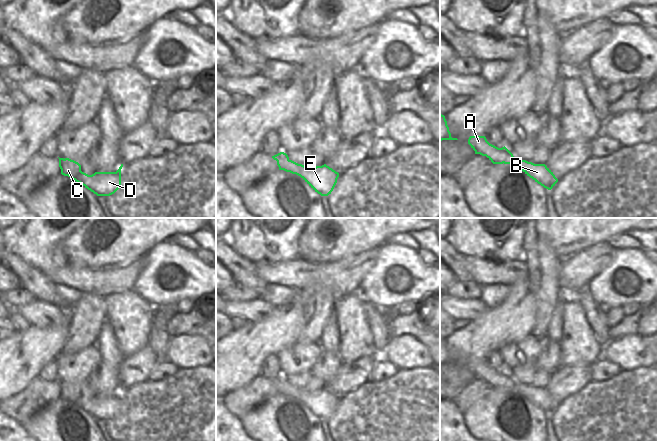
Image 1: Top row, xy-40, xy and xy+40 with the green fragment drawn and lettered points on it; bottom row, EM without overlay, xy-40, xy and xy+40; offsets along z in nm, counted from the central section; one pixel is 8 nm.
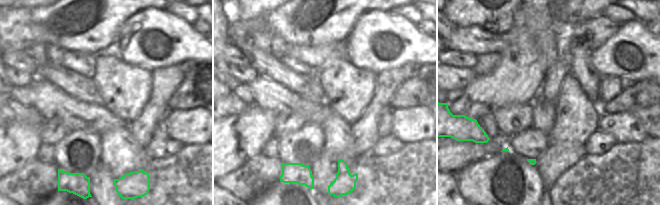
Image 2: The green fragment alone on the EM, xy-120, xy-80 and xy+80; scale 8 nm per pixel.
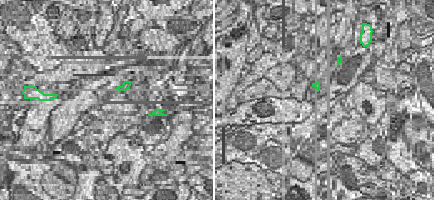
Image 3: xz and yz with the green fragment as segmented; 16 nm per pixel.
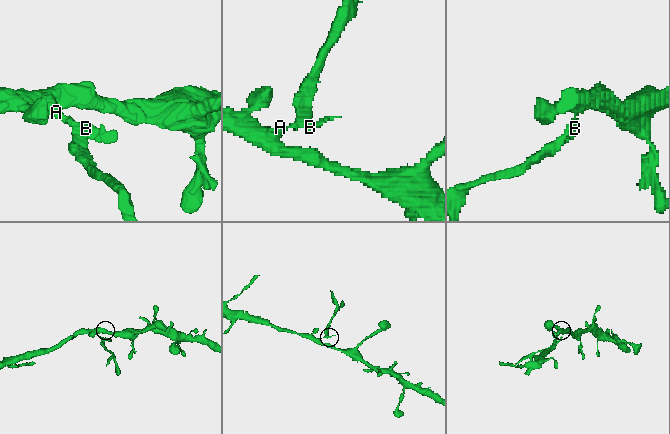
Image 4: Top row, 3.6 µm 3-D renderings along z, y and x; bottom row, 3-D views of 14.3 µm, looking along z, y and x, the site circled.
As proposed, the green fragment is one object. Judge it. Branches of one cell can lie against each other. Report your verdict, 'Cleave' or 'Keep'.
Cleave

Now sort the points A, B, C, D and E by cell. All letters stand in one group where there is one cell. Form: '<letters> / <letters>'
A / B C D E

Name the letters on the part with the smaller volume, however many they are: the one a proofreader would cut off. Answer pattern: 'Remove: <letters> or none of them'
Remove: B, C, D, E

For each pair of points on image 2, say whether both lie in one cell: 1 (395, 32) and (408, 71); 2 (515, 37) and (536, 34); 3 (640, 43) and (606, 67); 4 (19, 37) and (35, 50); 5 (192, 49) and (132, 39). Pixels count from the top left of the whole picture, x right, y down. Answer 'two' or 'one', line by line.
1: two
2: one
3: one
4: two
5: one

